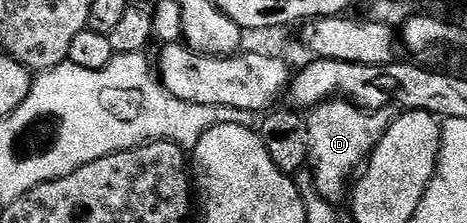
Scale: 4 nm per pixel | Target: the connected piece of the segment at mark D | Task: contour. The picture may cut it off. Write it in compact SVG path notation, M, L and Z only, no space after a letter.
M343 99L324 101L307 114L310 131L310 172L312 182L318 187L322 196L333 203L347 198L350 182L363 170L374 147L382 139L389 127L396 122L398 110L395 105L385 109L366 110Z

